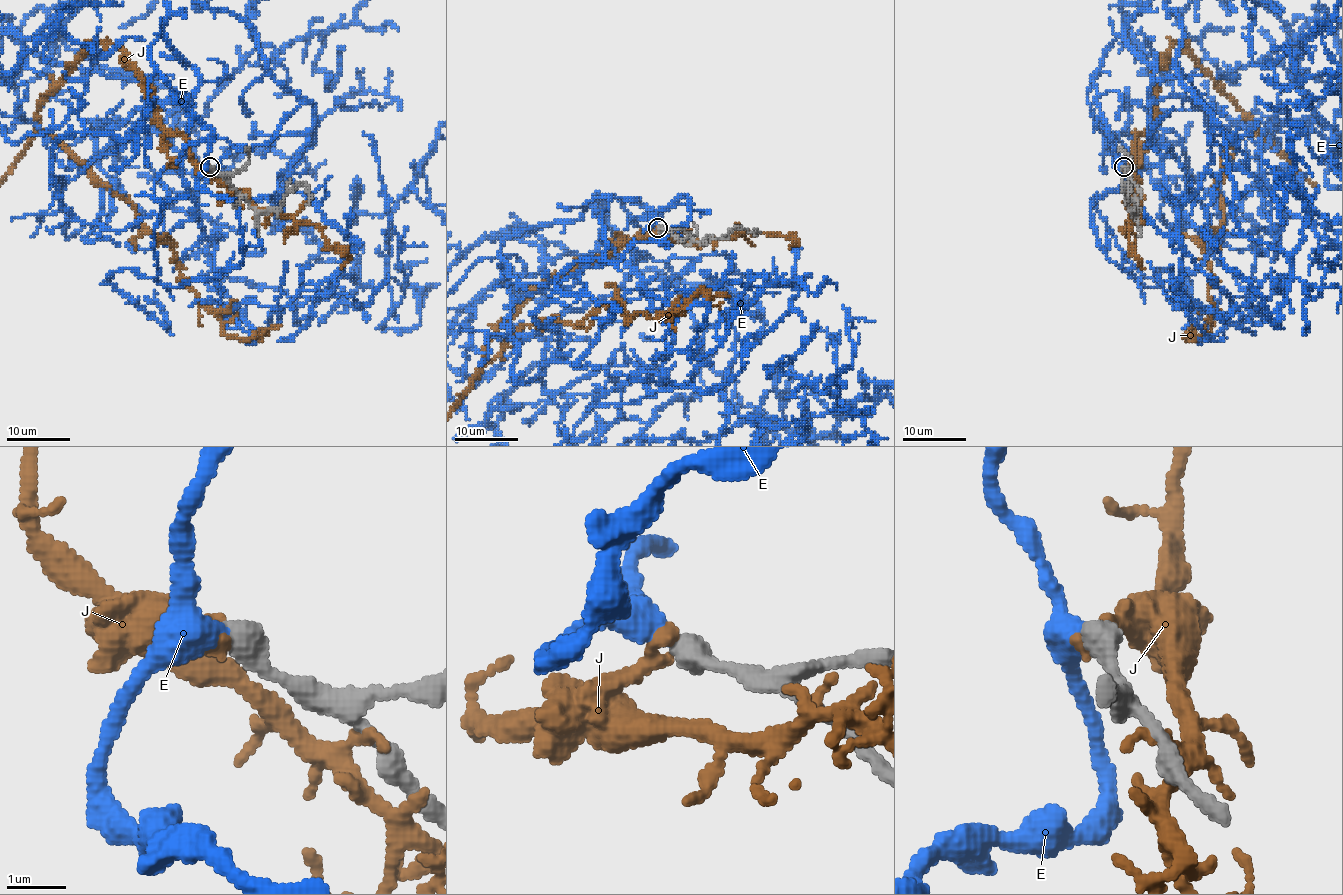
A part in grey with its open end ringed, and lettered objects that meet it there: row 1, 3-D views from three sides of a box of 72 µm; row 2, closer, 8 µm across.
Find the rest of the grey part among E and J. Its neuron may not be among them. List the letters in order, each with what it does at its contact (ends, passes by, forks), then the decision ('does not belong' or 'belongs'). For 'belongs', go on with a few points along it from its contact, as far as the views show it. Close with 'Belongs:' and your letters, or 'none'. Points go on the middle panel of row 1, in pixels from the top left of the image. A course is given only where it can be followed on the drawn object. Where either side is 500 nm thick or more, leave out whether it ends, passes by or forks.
E: it ends there; belongs
J: it ends there; does not belong
Belongs: E

